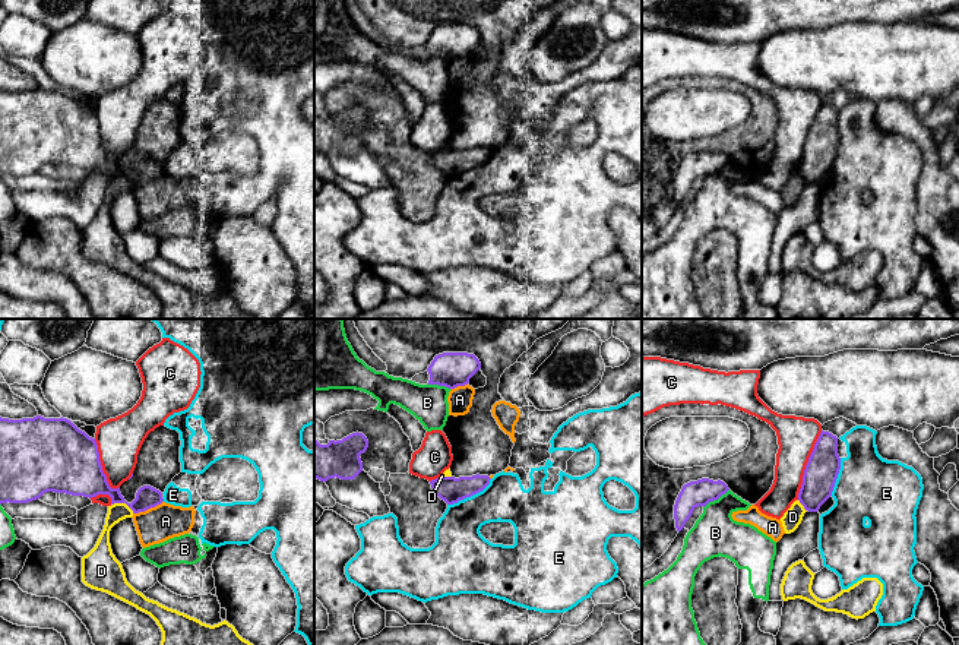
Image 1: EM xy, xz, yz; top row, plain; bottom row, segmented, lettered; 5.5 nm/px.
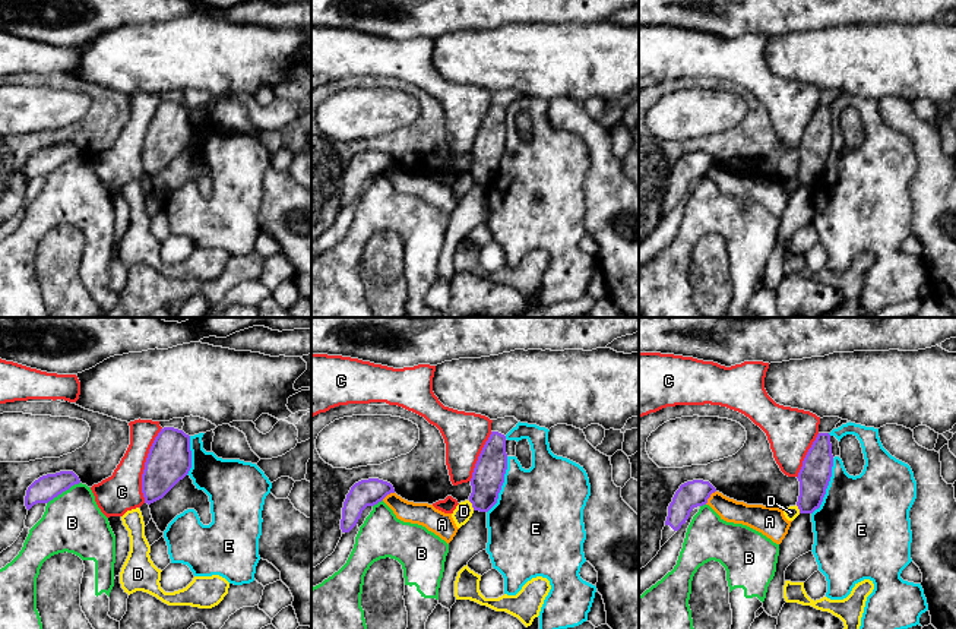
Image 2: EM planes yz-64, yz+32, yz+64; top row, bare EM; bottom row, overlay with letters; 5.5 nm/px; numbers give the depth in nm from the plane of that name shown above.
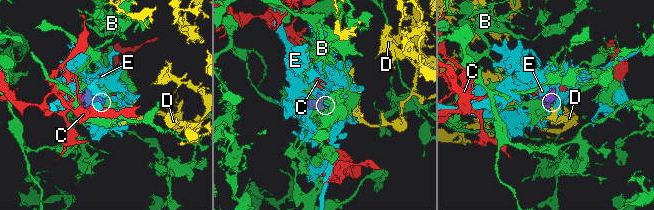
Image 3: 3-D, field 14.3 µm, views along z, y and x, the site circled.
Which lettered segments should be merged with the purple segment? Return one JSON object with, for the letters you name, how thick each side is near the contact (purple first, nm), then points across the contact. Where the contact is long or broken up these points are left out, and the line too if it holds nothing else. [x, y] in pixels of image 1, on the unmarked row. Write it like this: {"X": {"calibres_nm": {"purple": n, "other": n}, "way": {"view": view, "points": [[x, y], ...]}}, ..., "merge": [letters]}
{"merge": []}

